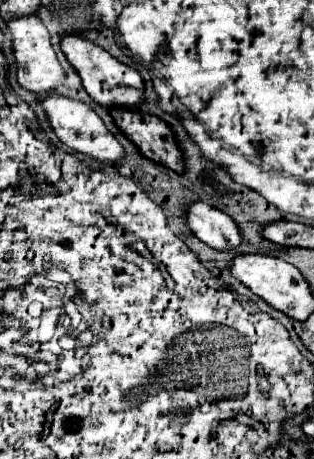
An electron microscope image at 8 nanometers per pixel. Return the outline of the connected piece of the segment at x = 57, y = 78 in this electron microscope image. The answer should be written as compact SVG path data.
M38 15L12 17L10 21L6 21L6 25L12 33L12 49L14 49L14 59L18 63L16 77L18 77L20 87L36 93L36 91L50 91L56 85L64 83L66 75L62 71L62 65L56 59L56 53L50 43L50 35L48 35L46 27L42 25L42 21L38 19Z

